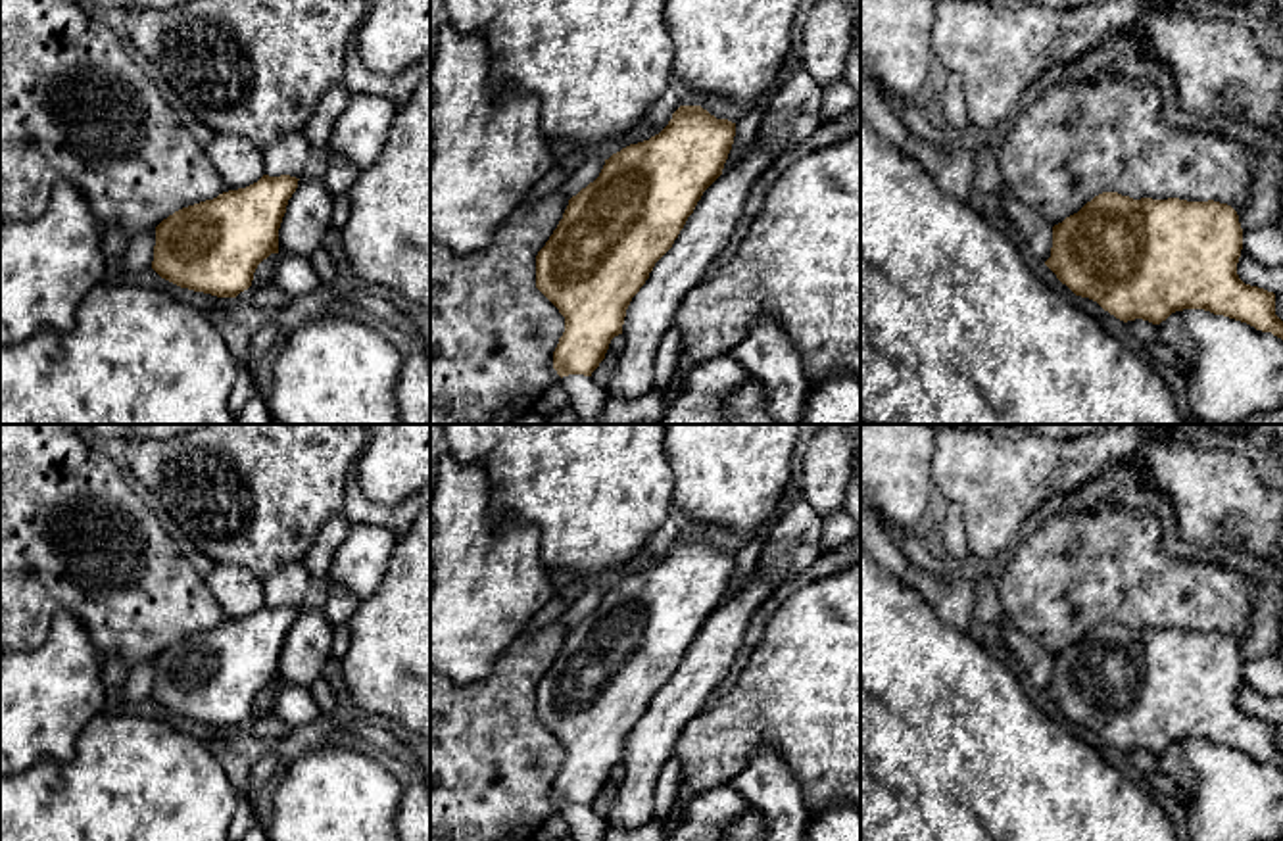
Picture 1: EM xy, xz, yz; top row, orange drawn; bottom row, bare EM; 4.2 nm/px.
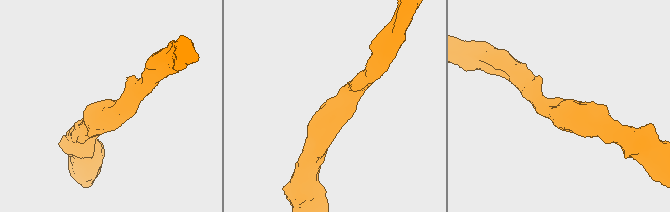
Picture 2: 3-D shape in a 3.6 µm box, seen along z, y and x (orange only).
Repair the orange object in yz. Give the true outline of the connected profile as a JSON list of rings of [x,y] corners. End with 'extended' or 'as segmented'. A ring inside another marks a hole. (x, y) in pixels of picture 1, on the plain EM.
[[[1102,622],[1053,657],[1053,678],[1045,695],[1076,726],[1097,732],[1124,753],[1143,749],[1160,755],[1175,741],[1204,739],[1283,770],[1275,724],[1245,714],[1237,705],[1241,680],[1239,645],[1227,634],[1179,628],[1133,630]]]; as segmented

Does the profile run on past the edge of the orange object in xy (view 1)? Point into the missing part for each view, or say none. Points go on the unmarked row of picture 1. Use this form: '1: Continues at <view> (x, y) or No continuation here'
1: No continuation here

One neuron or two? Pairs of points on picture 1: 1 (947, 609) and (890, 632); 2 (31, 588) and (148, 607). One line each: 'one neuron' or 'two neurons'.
1: two neurons
2: one neuron

